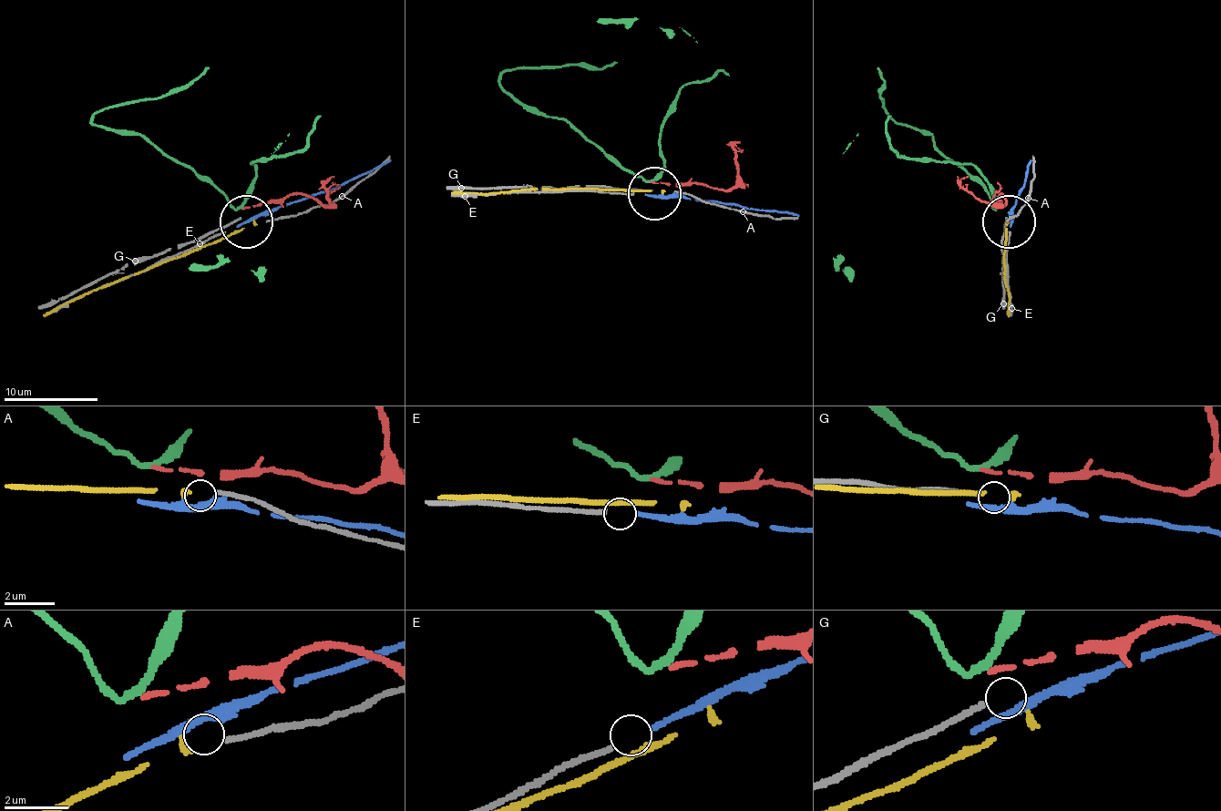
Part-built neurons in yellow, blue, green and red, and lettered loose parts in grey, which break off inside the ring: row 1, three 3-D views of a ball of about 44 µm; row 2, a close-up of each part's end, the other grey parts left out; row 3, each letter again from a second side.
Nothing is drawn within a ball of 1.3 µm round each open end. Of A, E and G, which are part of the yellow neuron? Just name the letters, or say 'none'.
A

